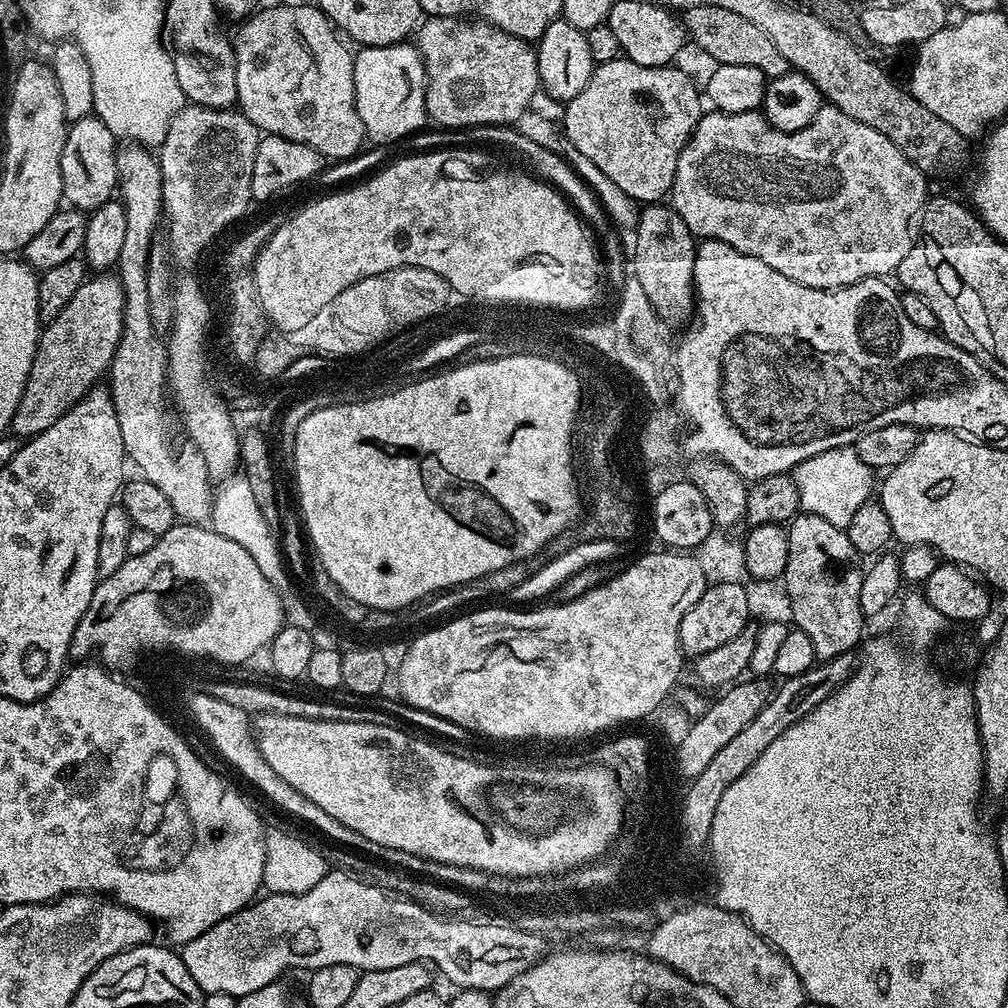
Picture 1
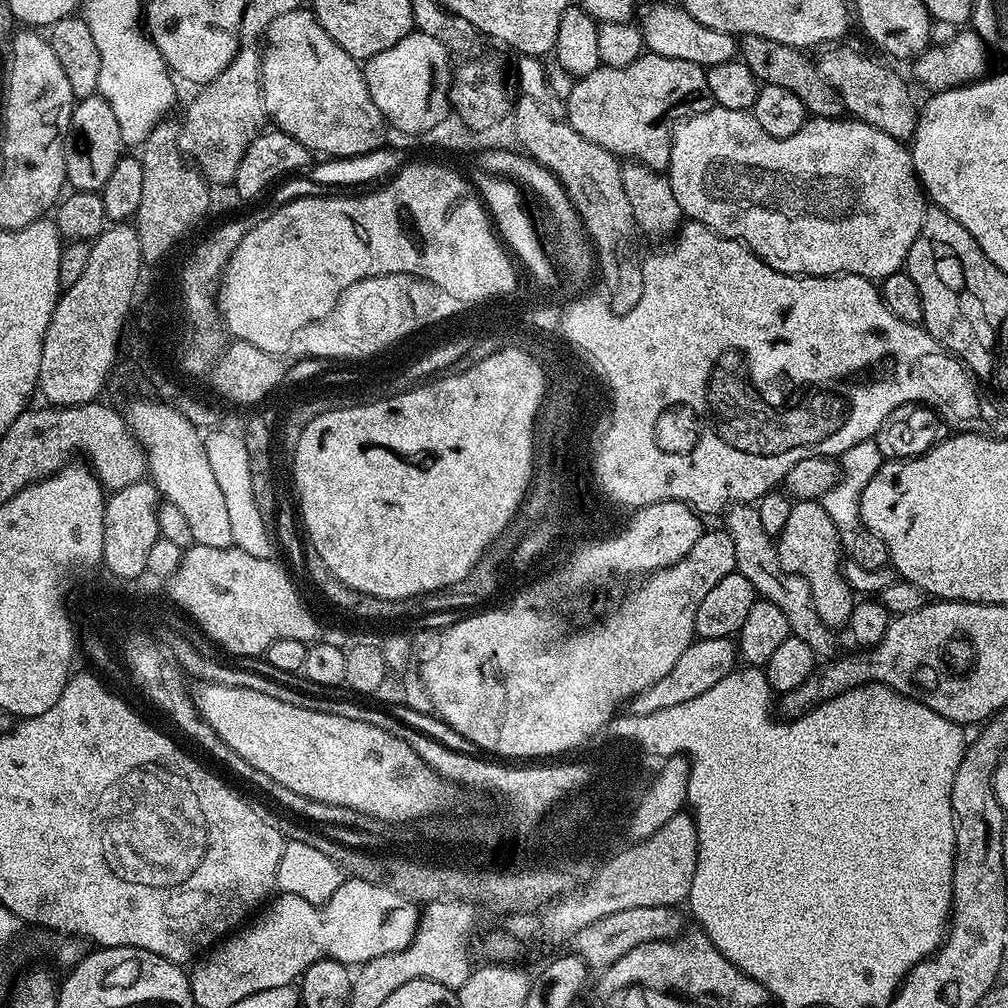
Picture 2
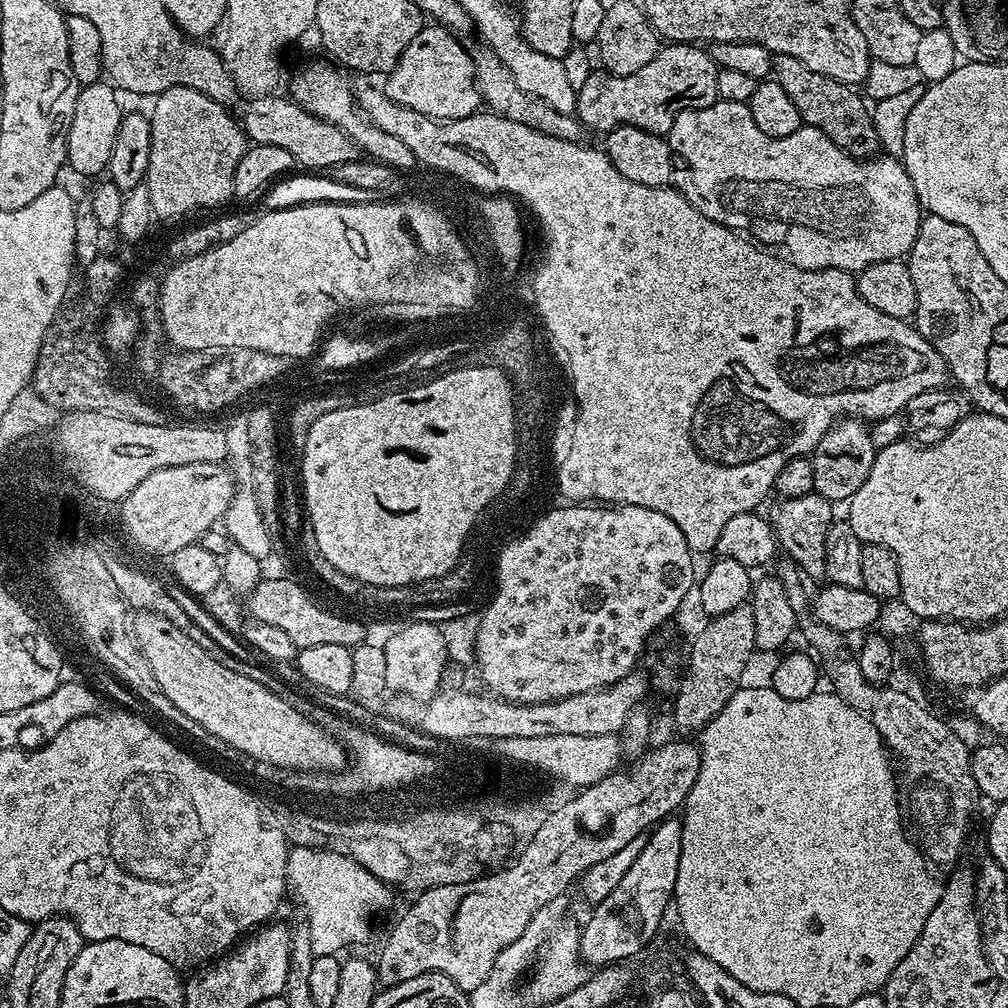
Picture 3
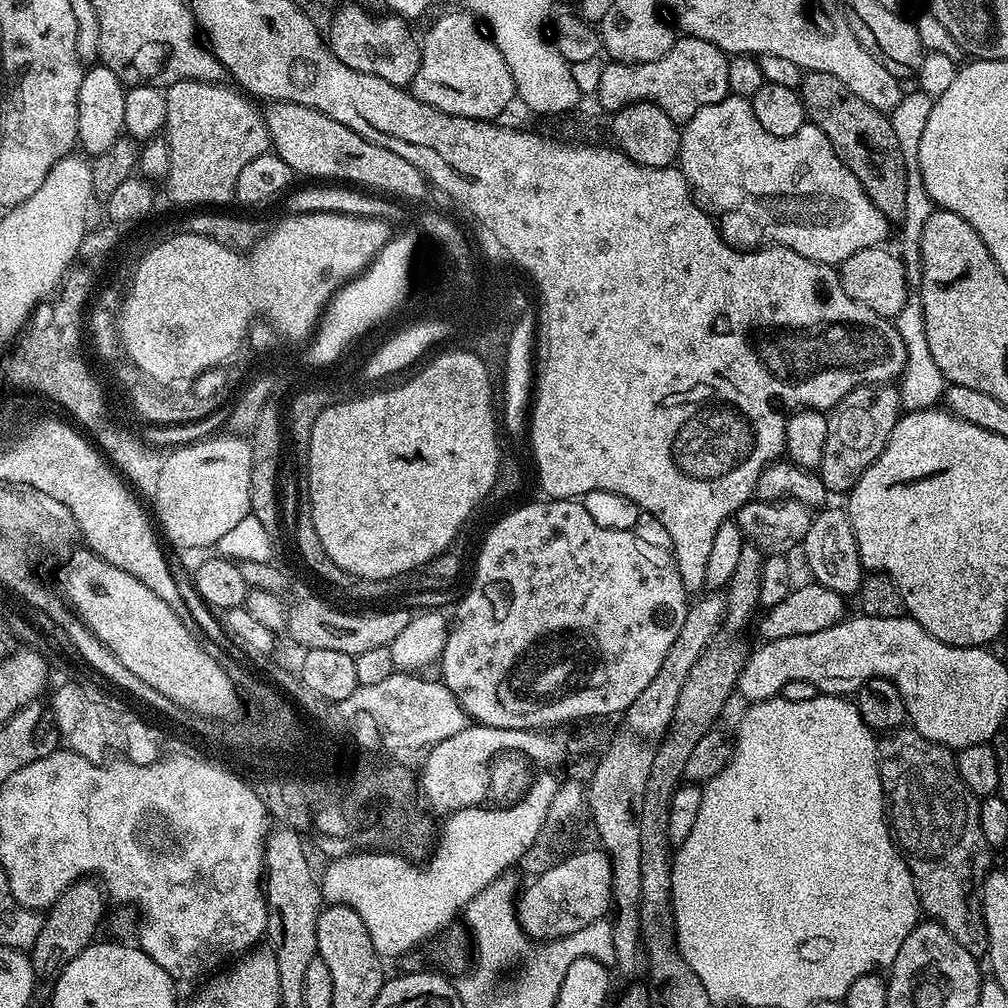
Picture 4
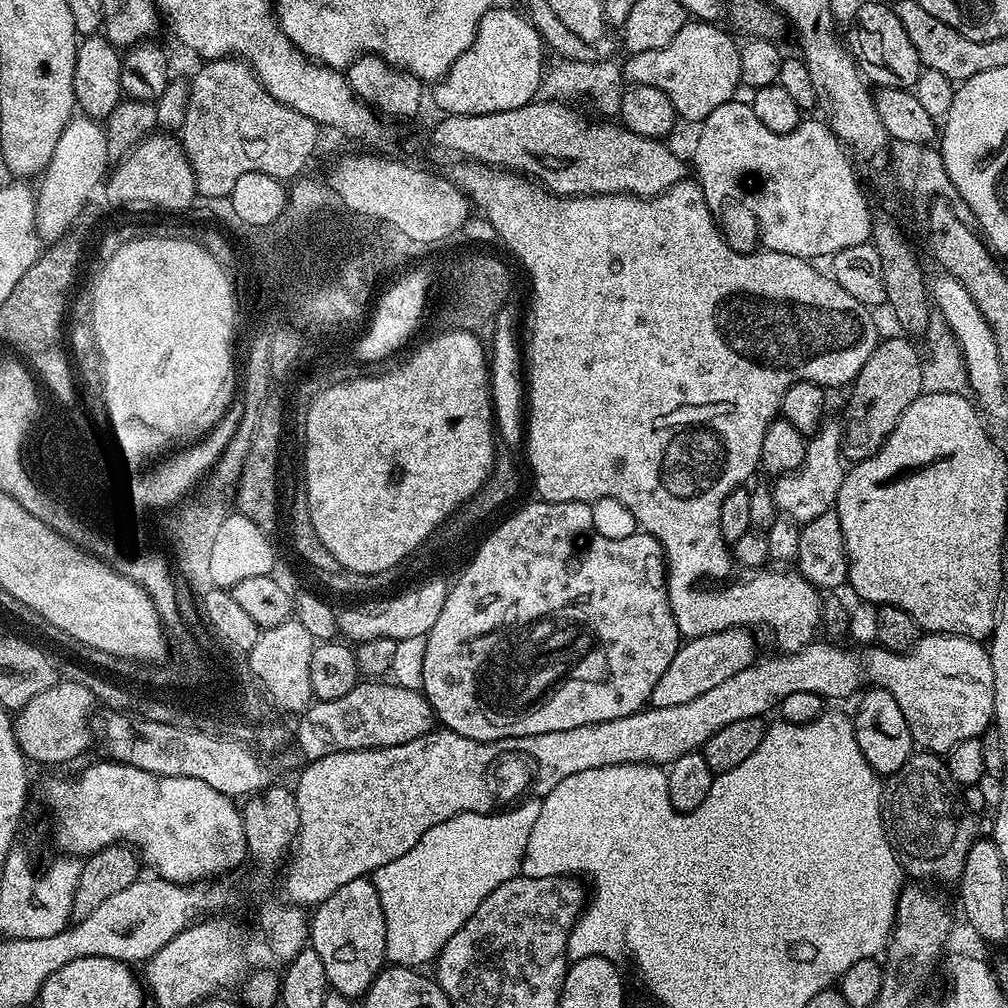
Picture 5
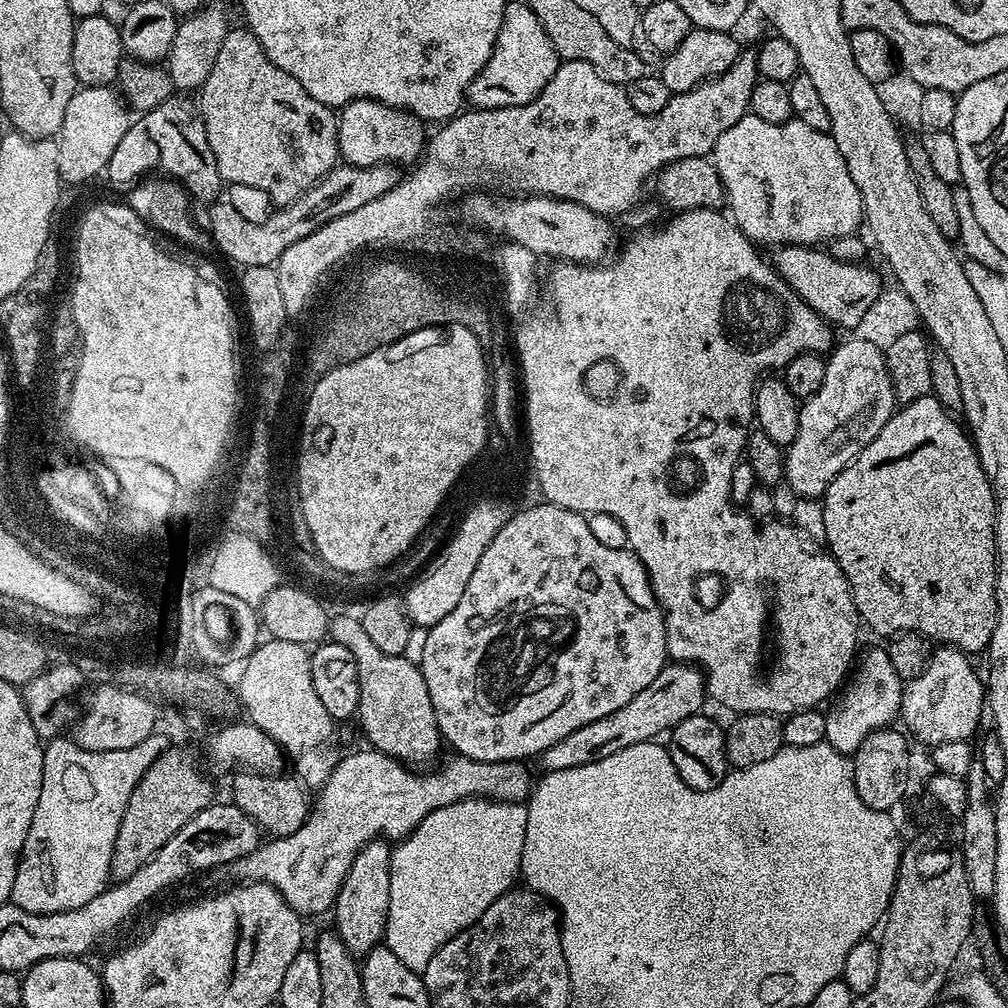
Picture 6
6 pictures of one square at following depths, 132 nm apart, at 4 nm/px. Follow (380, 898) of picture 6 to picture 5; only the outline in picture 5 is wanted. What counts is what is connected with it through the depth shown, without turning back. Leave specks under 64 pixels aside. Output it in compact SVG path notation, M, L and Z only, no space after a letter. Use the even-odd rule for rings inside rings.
M368 876L354 878L354 882L346 882L346 886L334 890L330 898L315 905L310 916L310 947L318 954L318 958L322 958L322 966L326 966L326 978L335 995L363 997L386 964L386 918L382 914L378 890Z

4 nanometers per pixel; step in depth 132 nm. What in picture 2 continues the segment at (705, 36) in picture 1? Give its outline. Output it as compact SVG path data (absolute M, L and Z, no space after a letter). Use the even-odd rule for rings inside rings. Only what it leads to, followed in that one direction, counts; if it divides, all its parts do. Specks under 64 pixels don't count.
M745 36L739 41L738 52L746 66L756 75L761 85L782 86L782 90L790 90L790 94L798 94L802 106L813 117L821 116L831 120L845 115L842 98L822 78L822 74L816 69L816 60L807 60L805 53L794 46L786 46L786 42L774 42L774 38L762 38L761 36Z

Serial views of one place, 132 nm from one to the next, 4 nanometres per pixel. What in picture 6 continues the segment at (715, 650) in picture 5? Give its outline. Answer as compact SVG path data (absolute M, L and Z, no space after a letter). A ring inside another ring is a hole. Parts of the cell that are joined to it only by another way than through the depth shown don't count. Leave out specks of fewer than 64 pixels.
M679 662L665 663L664 669L639 694L634 694L622 710L614 710L614 714L606 714L606 718L598 718L598 722L590 722L590 726L582 726L574 730L574 734L566 734L562 742L554 742L546 751L540 753L538 763L544 772L570 770L574 766L586 766L590 762L598 762L598 758L606 758L618 750L626 750L626 746L647 744L655 741L659 732L667 733L675 728L678 722L697 715L706 701L704 673L691 664Z

